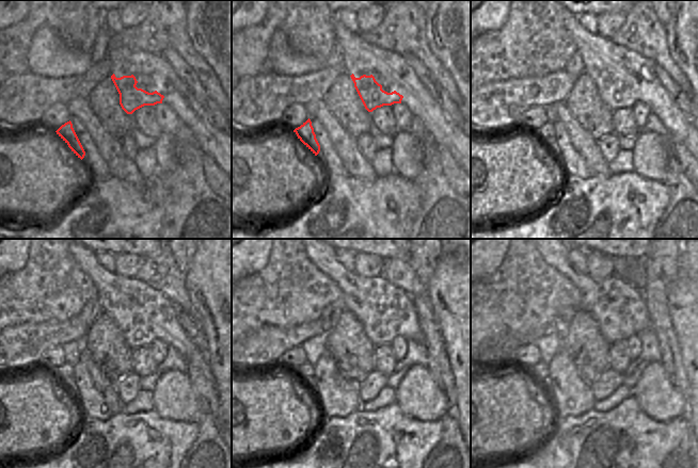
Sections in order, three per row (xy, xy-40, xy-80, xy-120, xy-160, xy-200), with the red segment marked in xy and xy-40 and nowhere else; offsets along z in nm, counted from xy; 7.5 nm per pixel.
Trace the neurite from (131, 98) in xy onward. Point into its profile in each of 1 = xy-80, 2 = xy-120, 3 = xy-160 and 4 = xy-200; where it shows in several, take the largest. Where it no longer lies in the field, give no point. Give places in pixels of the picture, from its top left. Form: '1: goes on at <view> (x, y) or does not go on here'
1: goes on at xy-80 (612, 95)
2: goes on at xy-120 (131, 329)
3: goes on at xy-160 (370, 325)
4: goes on at xy-200 (608, 325)

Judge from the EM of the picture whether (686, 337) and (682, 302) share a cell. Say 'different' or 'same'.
same

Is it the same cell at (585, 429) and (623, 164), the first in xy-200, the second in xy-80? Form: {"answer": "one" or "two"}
{"answer": "two"}

